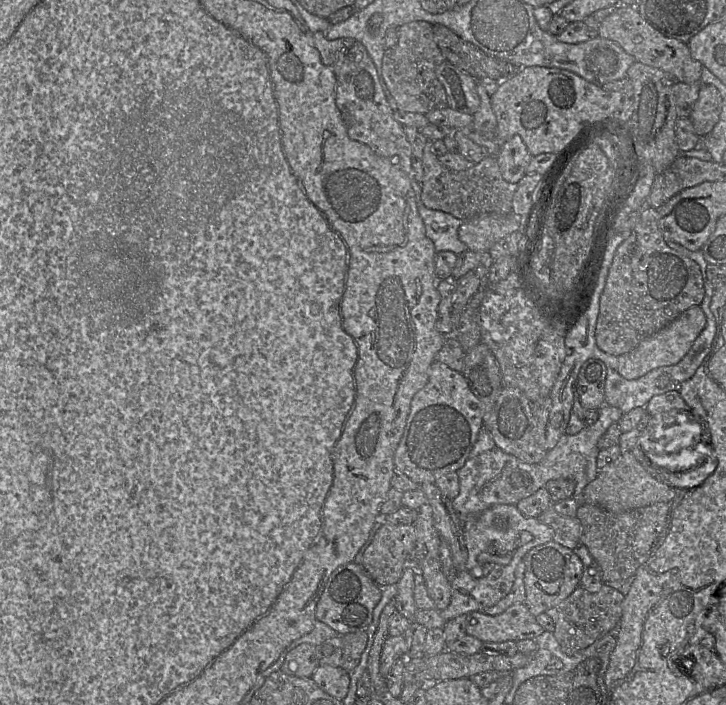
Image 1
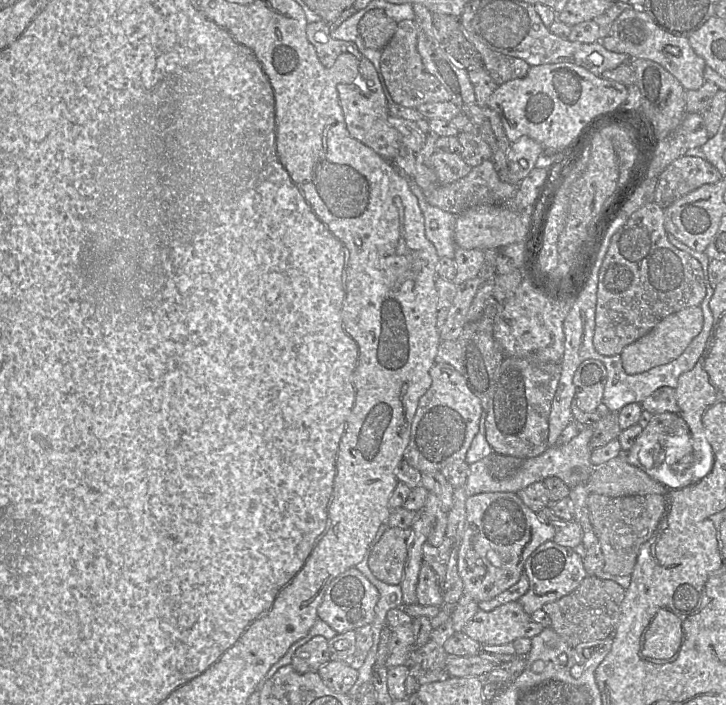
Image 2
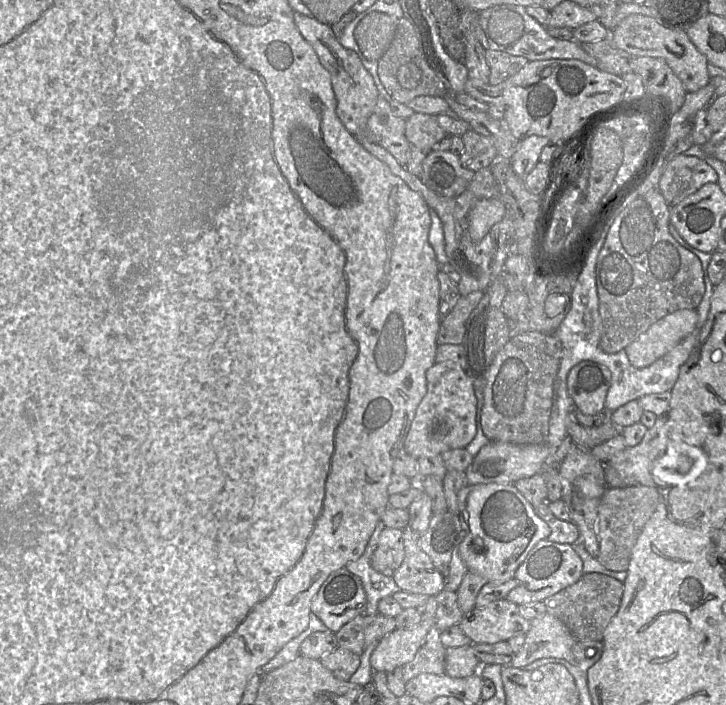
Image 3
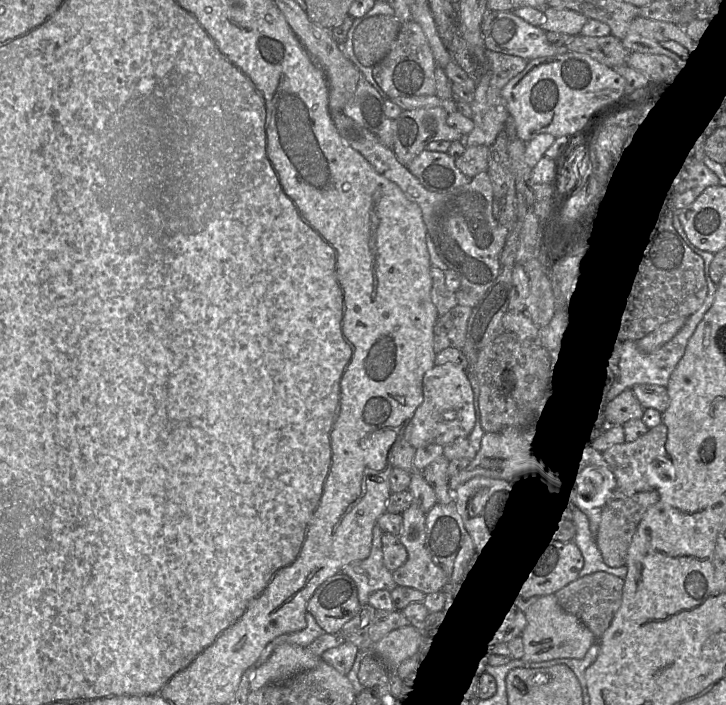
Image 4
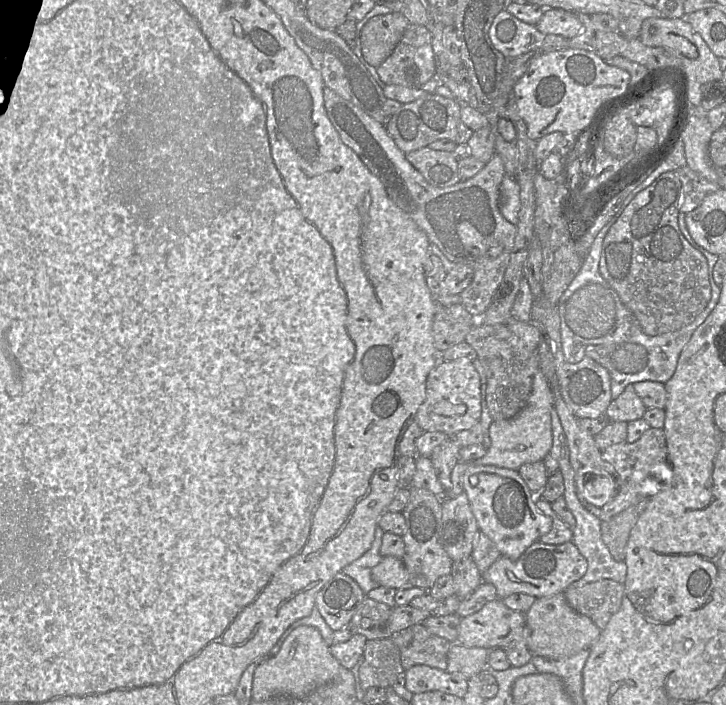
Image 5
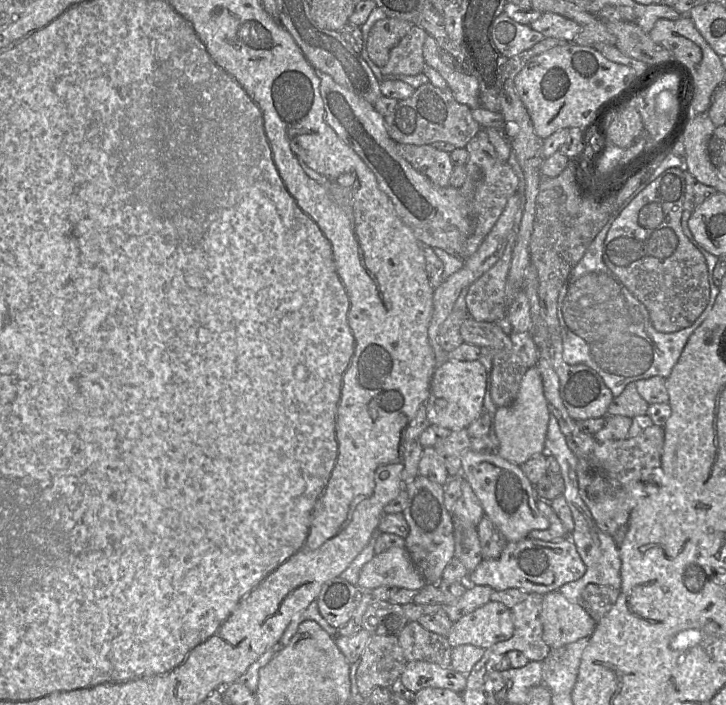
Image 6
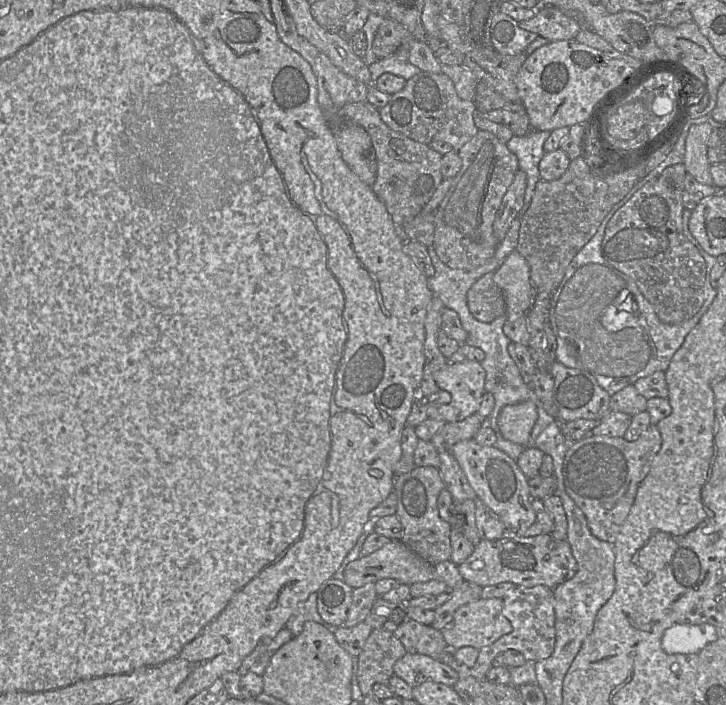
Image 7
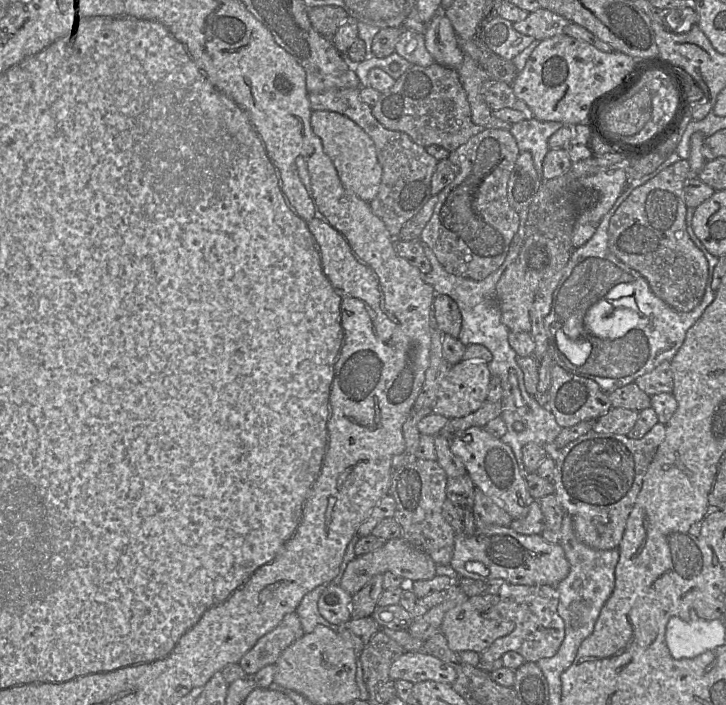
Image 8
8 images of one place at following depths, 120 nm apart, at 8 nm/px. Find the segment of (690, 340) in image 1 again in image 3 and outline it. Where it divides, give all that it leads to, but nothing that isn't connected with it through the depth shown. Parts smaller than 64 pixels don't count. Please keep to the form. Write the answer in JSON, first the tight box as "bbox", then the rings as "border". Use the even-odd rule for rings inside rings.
{"bbox":[625,309,697,368],"border":[[[680,309],[659,319],[625,347],[630,363],[636,368],[653,364],[689,335],[697,320],[696,309]]]}

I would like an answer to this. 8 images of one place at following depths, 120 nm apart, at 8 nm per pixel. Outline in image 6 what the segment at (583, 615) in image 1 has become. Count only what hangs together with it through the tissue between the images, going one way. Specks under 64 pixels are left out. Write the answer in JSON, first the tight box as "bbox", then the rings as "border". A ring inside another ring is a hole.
{"bbox":[581,583,620,623],"border":[[[590,583],[582,591],[581,606],[598,623],[614,606],[620,590]]]}

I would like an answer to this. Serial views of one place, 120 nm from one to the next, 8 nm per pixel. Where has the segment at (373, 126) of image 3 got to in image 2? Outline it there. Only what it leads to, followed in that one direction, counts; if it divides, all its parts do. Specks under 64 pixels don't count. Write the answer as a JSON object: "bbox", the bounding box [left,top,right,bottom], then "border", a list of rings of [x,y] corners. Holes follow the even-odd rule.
{"bbox":[387,115,426,178],"border":[[[389,115],[387,121],[402,137],[401,152],[394,160],[395,167],[413,178],[413,162],[425,145],[426,135],[414,121],[392,115]]]}

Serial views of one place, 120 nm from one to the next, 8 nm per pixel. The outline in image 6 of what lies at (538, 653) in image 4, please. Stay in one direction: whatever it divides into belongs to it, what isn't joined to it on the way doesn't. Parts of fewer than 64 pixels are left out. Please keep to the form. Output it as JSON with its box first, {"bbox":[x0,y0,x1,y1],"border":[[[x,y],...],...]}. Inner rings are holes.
{"bbox":[540,590,597,649],"border":[[[558,590],[543,595],[540,619],[543,640],[551,649],[590,637],[597,624],[580,603],[569,601]]]}

